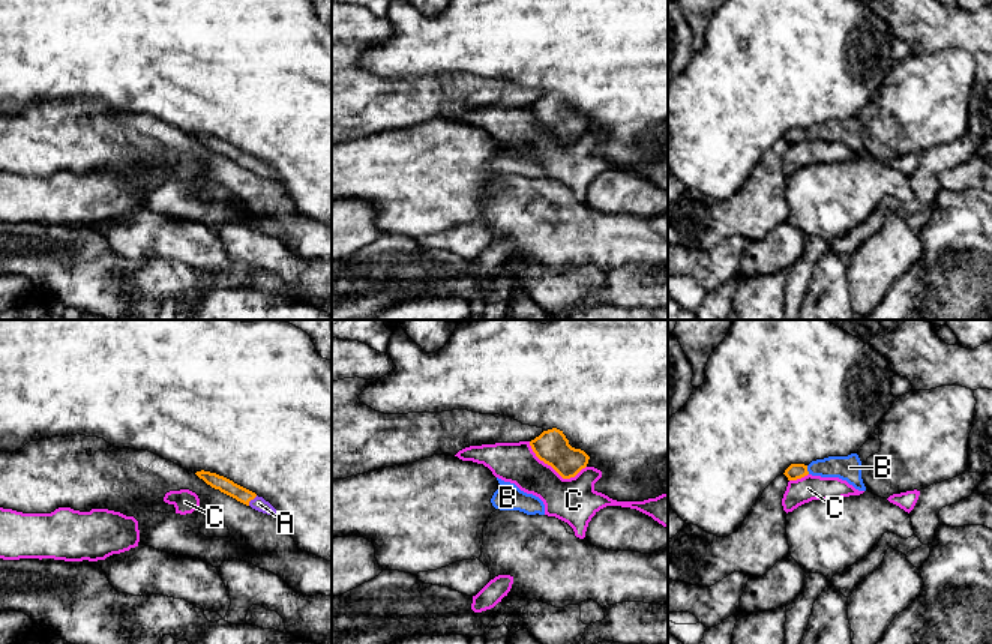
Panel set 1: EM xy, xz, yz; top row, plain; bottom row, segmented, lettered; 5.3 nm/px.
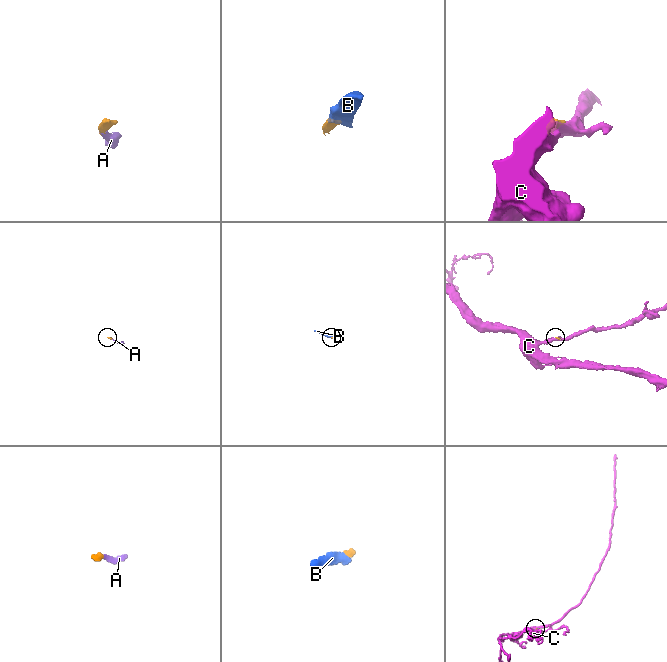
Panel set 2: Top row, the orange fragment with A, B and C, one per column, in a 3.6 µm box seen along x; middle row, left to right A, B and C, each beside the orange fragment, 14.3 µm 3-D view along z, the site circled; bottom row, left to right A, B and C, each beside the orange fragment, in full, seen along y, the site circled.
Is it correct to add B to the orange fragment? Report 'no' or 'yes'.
yes

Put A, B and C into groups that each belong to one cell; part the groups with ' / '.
A B / C

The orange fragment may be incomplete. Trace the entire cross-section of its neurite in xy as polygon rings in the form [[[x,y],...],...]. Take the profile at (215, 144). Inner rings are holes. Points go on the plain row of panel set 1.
[[[204,134],[197,135],[195,138],[212,152],[219,153],[221,156],[236,162],[237,165],[251,170],[258,176],[276,180],[276,173],[269,165],[266,165],[263,161],[258,161],[255,156],[234,147],[233,144]]]

